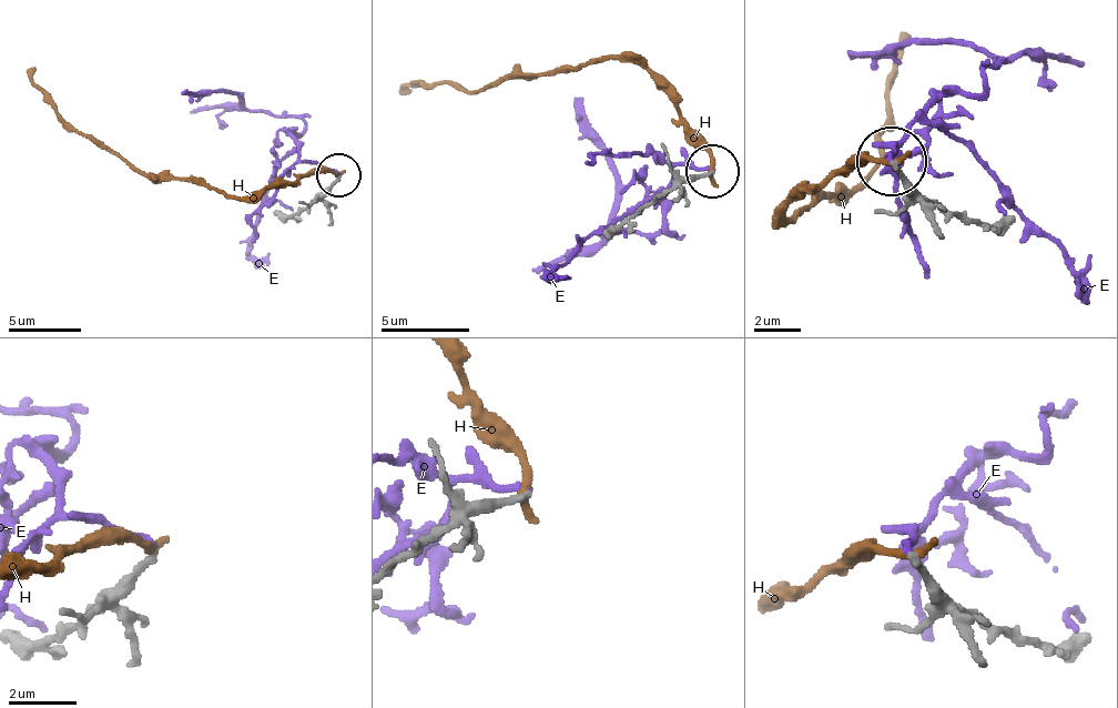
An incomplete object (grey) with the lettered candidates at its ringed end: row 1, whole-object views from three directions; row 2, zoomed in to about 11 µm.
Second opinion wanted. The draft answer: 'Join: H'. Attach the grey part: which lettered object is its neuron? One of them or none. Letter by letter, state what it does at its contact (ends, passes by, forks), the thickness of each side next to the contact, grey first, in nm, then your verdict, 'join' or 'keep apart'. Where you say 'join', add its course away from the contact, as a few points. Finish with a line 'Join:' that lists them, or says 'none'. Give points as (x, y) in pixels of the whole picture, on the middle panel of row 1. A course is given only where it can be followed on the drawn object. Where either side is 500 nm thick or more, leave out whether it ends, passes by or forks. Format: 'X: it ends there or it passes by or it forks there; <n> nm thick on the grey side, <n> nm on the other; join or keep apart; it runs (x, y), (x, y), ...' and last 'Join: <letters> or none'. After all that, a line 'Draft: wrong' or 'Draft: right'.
E: it ends there; 240 nm thick on the grey side, 200 nm on the other; join; it runs (713, 172), (677, 165), (667, 196), (666, 228), (674, 233), (616, 231), (616, 167), (576, 95)
H: it ends there; 240 nm thick on the grey side, 300 nm on the other; keep apart
Join: E
Draft: wrong

